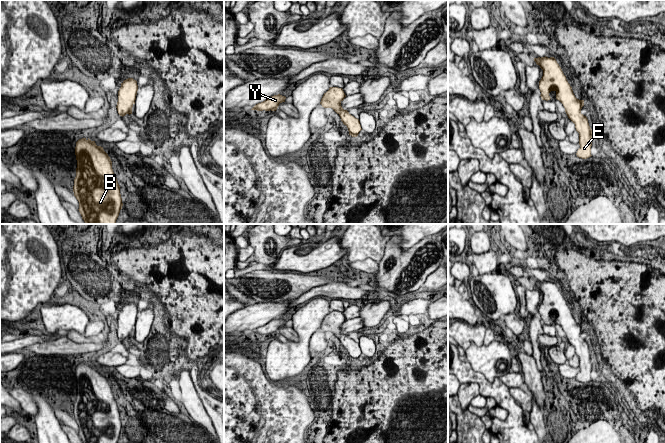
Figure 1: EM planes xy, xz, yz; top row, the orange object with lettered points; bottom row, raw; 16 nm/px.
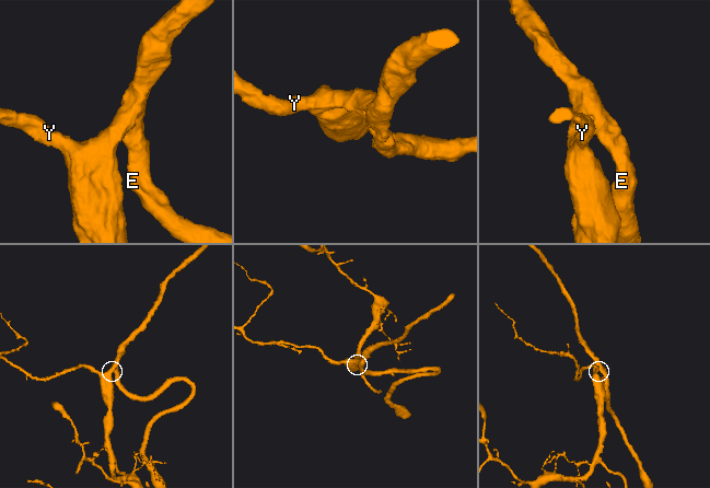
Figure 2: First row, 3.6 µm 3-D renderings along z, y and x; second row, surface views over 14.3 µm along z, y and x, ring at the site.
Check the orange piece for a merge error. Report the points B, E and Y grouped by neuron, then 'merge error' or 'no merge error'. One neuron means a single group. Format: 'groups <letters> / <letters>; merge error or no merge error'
groups B E Y; no merge error

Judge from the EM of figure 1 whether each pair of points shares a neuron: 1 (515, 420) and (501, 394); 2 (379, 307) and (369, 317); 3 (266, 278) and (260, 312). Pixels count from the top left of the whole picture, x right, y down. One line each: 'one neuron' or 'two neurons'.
1: one neuron
2: one neuron
3: two neurons

